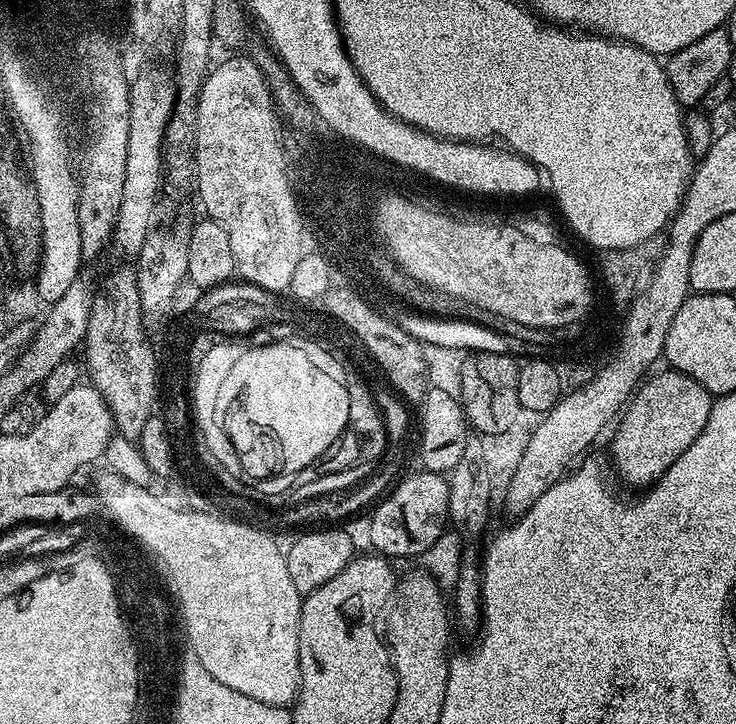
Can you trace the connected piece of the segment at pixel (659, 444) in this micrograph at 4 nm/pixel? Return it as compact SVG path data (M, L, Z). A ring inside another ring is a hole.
M667 371L657 376L649 375L635 389L634 398L628 400L619 417L620 425L612 436L615 471L618 476L620 471L621 478L628 484L655 484L660 475L692 445L694 438L704 432L710 418L712 393L686 374Z

